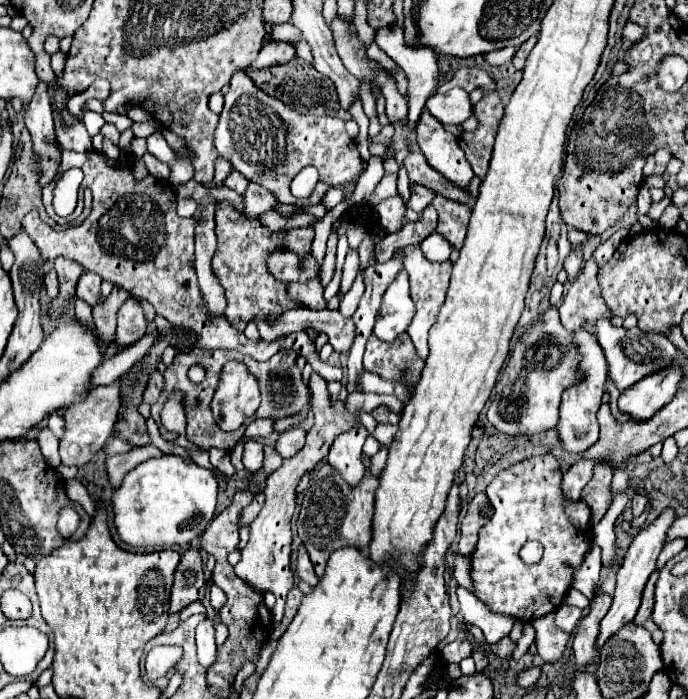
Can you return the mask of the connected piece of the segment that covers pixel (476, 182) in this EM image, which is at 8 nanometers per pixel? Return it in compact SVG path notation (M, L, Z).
M416 147L408 153L408 157L404 159L404 167L410 175L410 181L412 183L420 183L428 189L432 189L434 193L438 195L444 195L446 199L452 199L452 201L460 201L460 203L468 203L472 199L476 199L478 195L478 187L480 187L480 179L474 177L468 191L460 191L456 185L452 185L450 181L446 181L444 177L440 177L424 159L422 151Z

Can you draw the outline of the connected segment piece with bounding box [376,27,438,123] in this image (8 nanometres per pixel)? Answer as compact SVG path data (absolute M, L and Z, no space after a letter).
M392 27L376 31L378 47L392 57L408 77L408 119L416 123L424 111L426 99L438 89L436 53L430 47L410 49L402 33L392 33Z

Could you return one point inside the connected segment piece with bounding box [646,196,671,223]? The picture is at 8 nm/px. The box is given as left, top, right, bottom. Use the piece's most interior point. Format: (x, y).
(656, 209)

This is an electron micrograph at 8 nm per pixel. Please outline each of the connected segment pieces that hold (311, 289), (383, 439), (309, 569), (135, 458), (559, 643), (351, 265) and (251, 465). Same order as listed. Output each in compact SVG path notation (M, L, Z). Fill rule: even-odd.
M318 277L308 283L290 283L288 285L288 297L296 299L296 303L300 303L302 307L308 307L314 311L326 307L322 293L324 293L324 287L320 285Z
M379 424L374 431L374 437L382 443L382 445L390 445L394 439L394 433L398 431L398 427L392 424Z
M302 545L298 547L296 573L298 573L298 577L300 577L302 581L306 581L306 583L310 583L310 585L316 585L316 583L318 583L318 577L316 577L316 573L314 573L314 567L312 567L312 563L310 563L310 559L308 559L308 553L304 551Z
M146 445L146 447L136 447L128 453L120 453L120 455L114 455L110 459L106 459L106 475L108 475L108 483L112 487L120 487L124 475L128 471L132 471L136 465L152 459L152 457L160 457L162 453L154 447L154 445Z
M544 615L544 619L532 621L532 627L536 631L534 645L538 649L538 655L546 663L560 661L562 659L562 653L564 653L564 647L566 647L568 639L570 639L570 635L556 627L554 615Z
M348 251L346 263L344 263L344 271L342 271L340 289L338 289L338 297L340 297L340 299L350 291L356 275L358 275L358 265L360 265L360 261L358 261L358 251Z
M248 439L244 445L244 467L246 471L254 473L262 467L262 459L264 459L264 451L262 451L262 443Z

